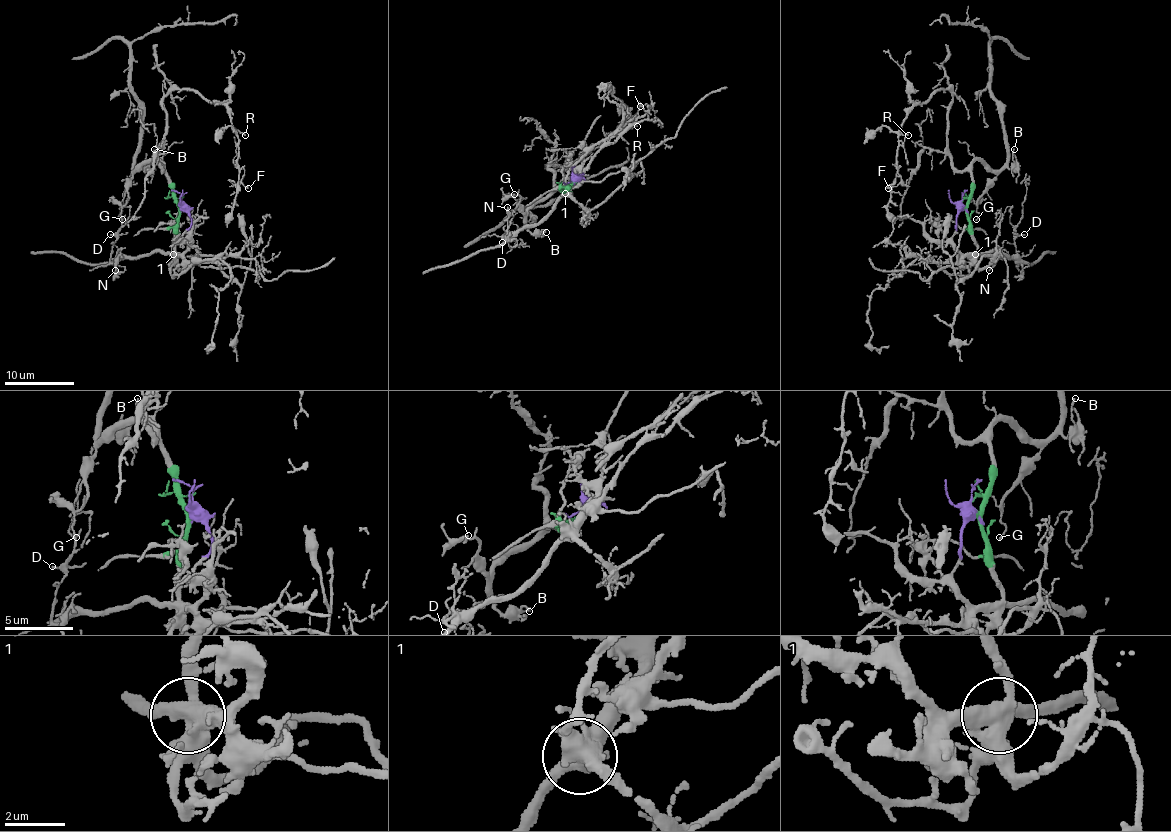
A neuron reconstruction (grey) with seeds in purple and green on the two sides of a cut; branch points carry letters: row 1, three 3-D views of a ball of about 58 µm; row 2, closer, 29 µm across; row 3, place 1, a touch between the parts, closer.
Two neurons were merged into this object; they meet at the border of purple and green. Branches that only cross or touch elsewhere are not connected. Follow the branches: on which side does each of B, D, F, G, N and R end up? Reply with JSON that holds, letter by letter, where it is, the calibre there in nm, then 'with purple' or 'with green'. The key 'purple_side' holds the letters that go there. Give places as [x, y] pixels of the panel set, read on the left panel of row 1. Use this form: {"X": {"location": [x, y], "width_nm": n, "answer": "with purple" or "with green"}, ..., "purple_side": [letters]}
{"B": {"location": [154, 149], "width_nm": 100, "answer": "with green"}, "D": {"location": [110, 234], "width_nm": 120, "answer": "with purple"}, "F": {"location": [248, 188], "width_nm": 120, "answer": "with green"}, "G": {"location": [122, 219], "width_nm": 110, "answer": "with green"}, "N": {"location": [115, 270], "width_nm": 160, "answer": "with purple"}, "R": {"location": [245, 135], "width_nm": 100, "answer": "with green"}, "purple_side": ["D", "N"]}

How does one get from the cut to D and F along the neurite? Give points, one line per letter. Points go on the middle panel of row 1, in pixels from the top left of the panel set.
D: (573, 182), (583, 175), (575, 170), (578, 177), (554, 206), (536, 224), (503, 234), (509, 238), (502, 243)
F: (573, 182), (561, 191), (550, 166), (583, 157), (629, 114), (634, 119), (639, 105)

